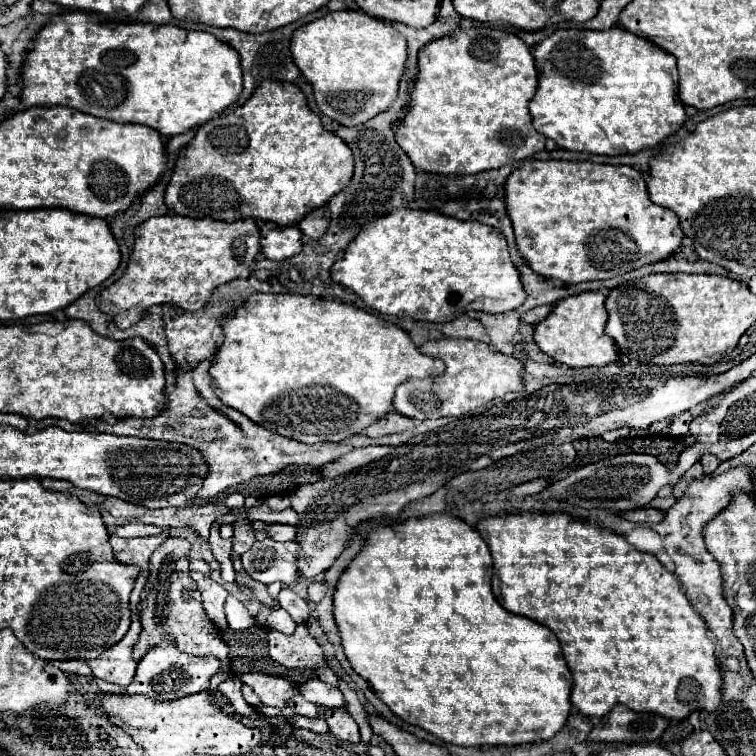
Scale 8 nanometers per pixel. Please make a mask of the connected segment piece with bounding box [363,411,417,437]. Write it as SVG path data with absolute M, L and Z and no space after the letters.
M387 413L383 415L379 421L375 421L373 425L369 425L363 433L369 437L383 437L383 435L391 435L391 433L403 433L407 429L413 429L417 423L409 421L407 417L401 417L399 413Z

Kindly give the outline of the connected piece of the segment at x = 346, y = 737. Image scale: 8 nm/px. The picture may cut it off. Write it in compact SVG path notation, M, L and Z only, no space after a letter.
M327 709L325 721L329 725L329 733L333 733L339 741L347 741L347 743L359 743L361 741L359 727L345 709Z

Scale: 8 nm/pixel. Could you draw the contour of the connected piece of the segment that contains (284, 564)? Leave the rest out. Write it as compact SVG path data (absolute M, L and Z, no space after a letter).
M269 537L255 541L253 547L241 555L243 571L259 583L281 581L285 585L295 585L297 577L297 543L277 543Z

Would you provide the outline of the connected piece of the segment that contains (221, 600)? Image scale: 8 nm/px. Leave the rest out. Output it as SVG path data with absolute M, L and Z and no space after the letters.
M191 571L191 579L199 585L199 591L201 591L201 597L203 597L205 615L209 615L209 619L211 619L221 631L225 631L225 629L229 627L229 625L227 625L227 619L225 619L225 613L223 613L223 605L225 605L225 599L227 599L225 587L215 585L213 579L209 579L209 577L203 575L203 573L195 573L195 571Z

